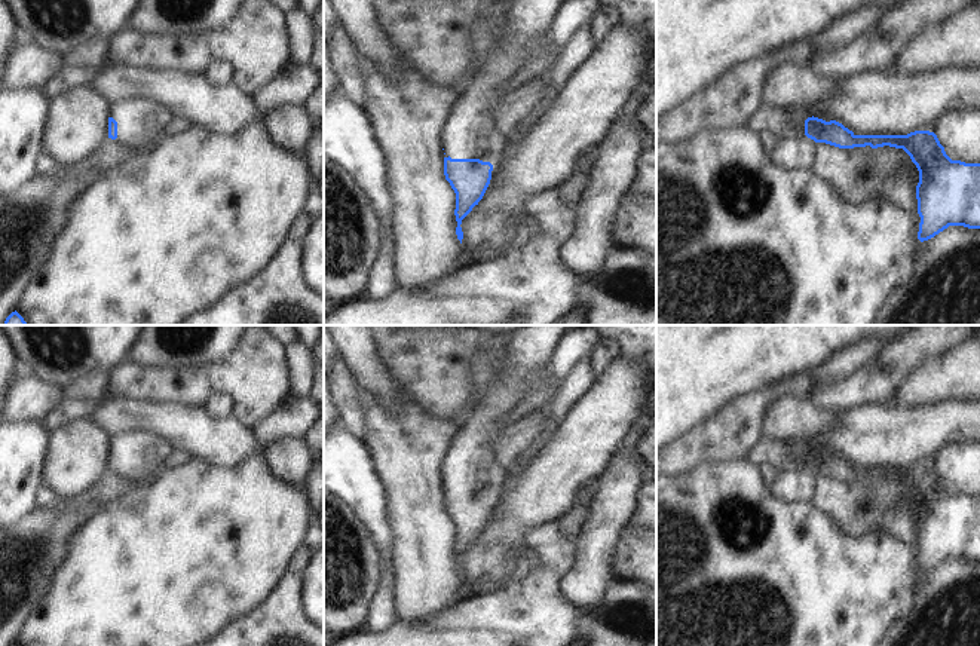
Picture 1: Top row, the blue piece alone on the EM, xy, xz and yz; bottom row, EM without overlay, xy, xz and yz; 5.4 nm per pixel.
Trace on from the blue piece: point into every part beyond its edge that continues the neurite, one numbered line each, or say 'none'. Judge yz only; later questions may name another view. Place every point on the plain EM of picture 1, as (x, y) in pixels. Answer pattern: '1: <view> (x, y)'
1: yz (799, 447)

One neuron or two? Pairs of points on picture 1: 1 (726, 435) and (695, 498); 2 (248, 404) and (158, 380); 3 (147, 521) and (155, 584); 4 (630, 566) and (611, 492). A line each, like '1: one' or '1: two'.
1: two
2: one
3: one
4: two

